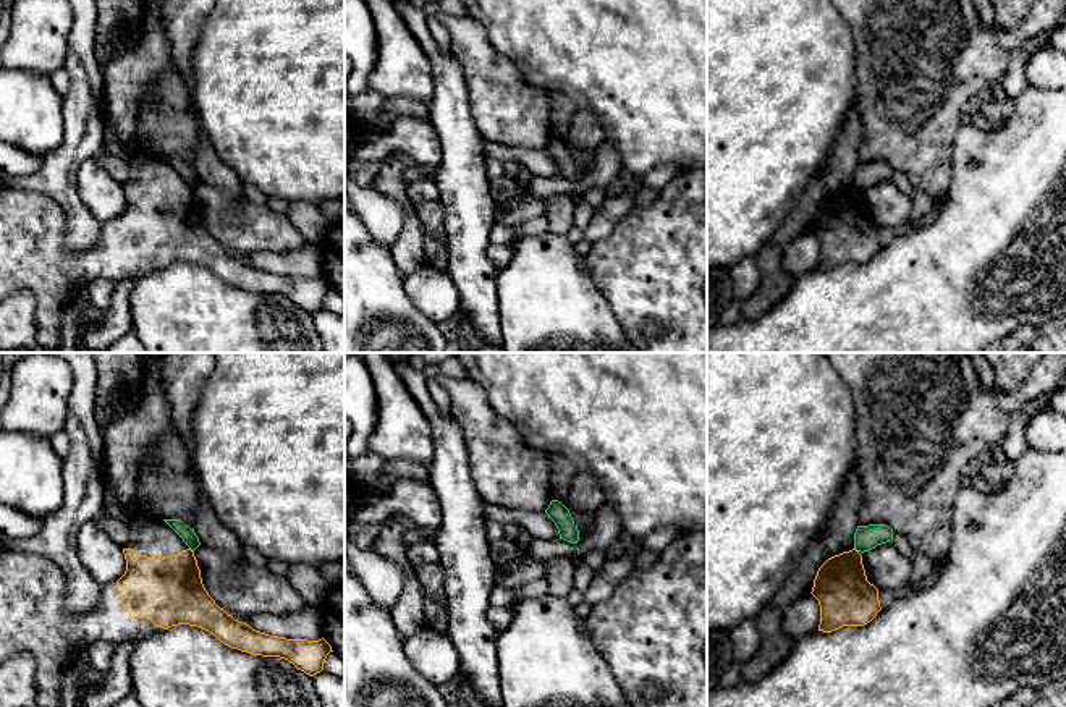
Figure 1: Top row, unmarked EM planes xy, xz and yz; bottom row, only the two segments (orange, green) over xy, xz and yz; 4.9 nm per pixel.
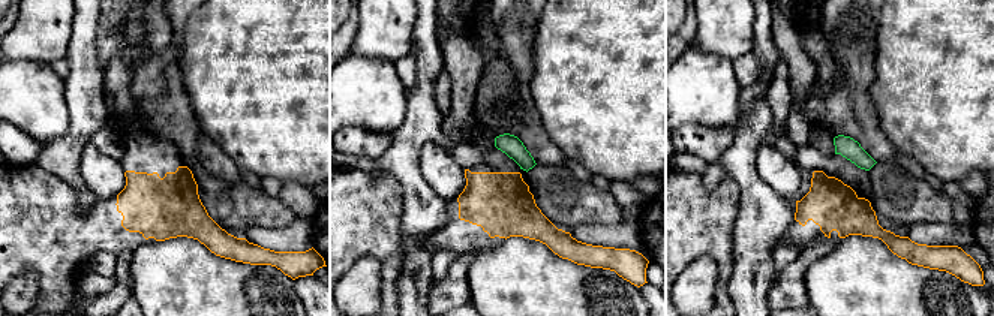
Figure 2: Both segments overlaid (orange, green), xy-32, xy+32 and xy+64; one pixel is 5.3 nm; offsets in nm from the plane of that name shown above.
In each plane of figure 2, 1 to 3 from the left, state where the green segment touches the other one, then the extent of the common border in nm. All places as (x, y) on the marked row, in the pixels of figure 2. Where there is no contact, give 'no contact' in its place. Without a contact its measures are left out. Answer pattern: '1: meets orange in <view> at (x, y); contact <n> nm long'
1: no contact
2: no contact
3: no contact

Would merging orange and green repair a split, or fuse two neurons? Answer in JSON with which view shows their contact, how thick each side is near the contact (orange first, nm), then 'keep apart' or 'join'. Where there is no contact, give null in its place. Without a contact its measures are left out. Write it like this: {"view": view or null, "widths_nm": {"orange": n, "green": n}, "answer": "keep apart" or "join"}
{"view": "xy", "widths_nm": {"orange": 340, "green": 70}, "answer": "keep apart"}

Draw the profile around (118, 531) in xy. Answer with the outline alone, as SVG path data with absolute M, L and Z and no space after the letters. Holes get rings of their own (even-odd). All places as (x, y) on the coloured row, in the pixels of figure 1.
M105 511L92 521L100 531L104 531L115 544L126 547L131 537L128 521L116 519Z

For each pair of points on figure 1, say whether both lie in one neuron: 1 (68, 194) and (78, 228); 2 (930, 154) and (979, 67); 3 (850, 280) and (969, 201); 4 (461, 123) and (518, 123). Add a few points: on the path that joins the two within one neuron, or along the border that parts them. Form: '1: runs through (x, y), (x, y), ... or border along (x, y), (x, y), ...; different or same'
1: runs through (70, 203), (78, 220); same
2: runs through (930, 133), (930, 123), (961, 88); same
3: runs through (880, 280), (892, 280), (940, 232); same
4: border along (466, 86), (471, 117), (482, 138); different

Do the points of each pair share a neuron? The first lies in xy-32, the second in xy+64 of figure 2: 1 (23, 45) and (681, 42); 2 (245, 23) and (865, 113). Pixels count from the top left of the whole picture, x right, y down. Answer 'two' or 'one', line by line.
1: two
2: two

